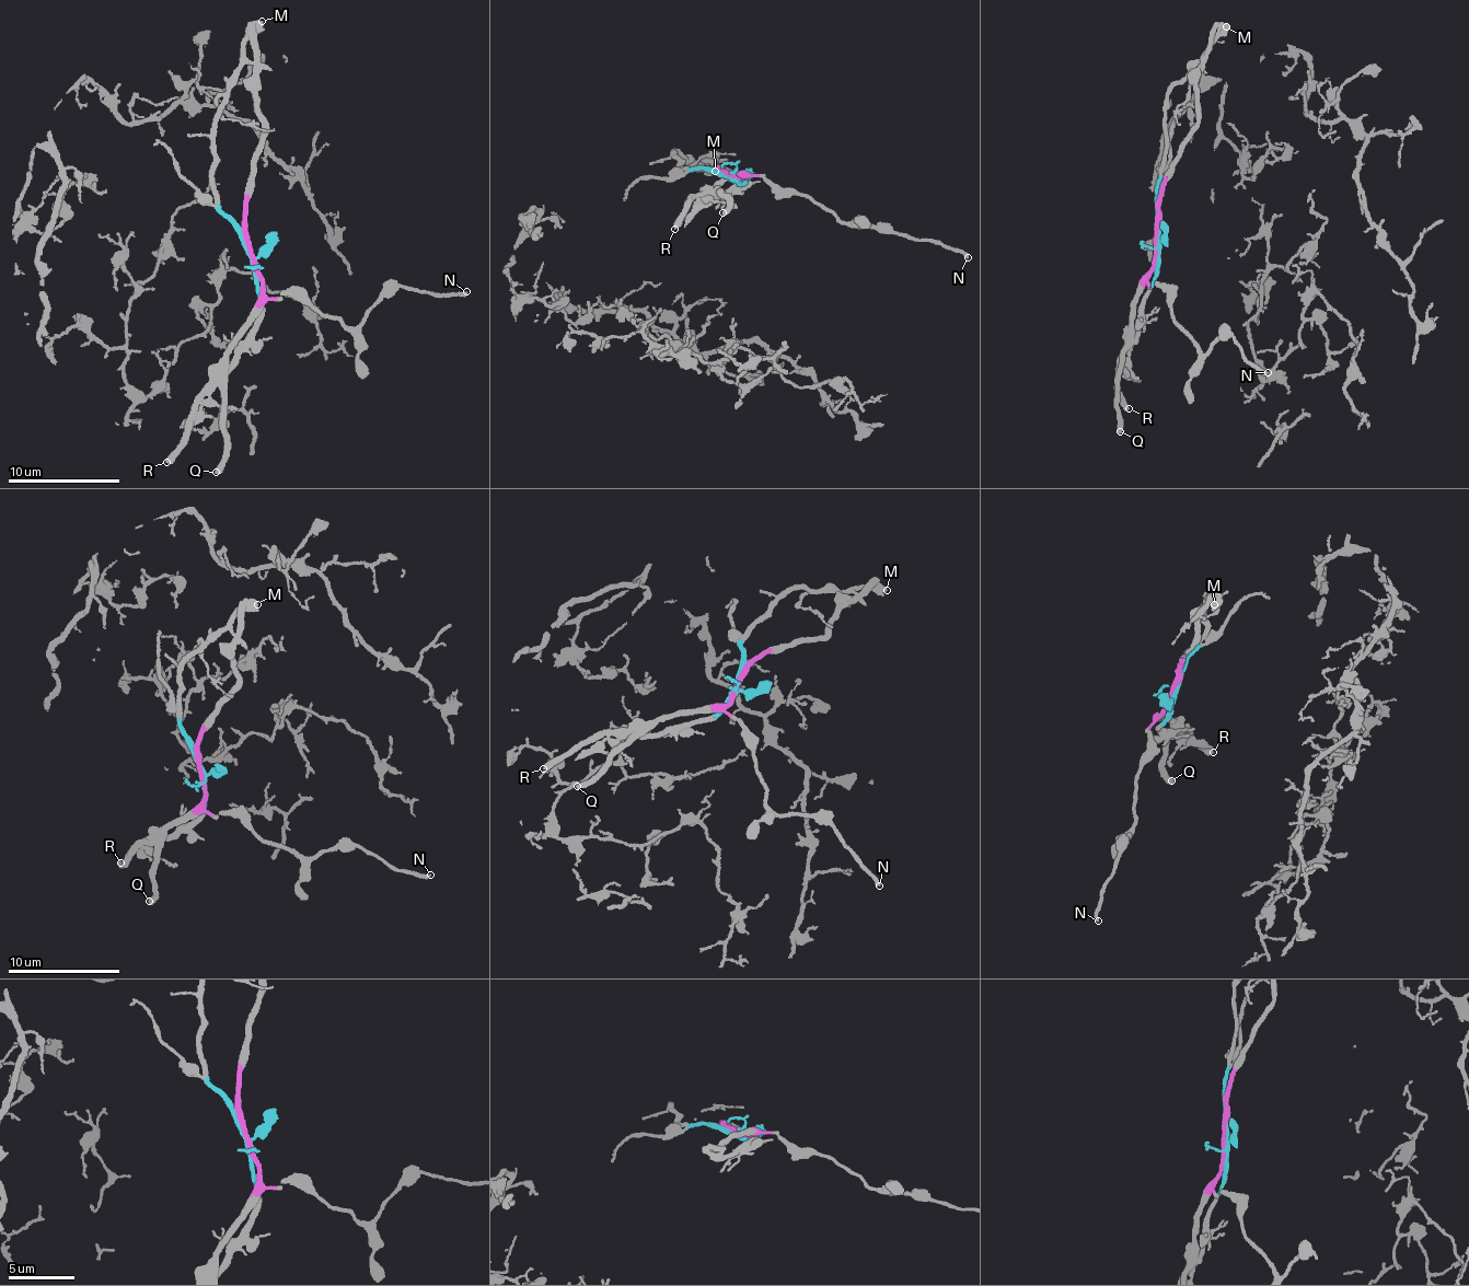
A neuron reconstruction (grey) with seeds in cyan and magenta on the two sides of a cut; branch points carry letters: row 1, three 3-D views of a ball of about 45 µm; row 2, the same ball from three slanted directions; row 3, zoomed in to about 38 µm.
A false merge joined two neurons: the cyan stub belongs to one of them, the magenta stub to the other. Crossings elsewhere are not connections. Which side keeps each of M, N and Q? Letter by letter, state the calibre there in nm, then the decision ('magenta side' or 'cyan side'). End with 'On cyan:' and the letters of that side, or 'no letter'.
M: calibre 550 nm; cyan side
N: calibre 240 nm; magenta side
Q: calibre 400 nm; magenta side
On cyan: M

